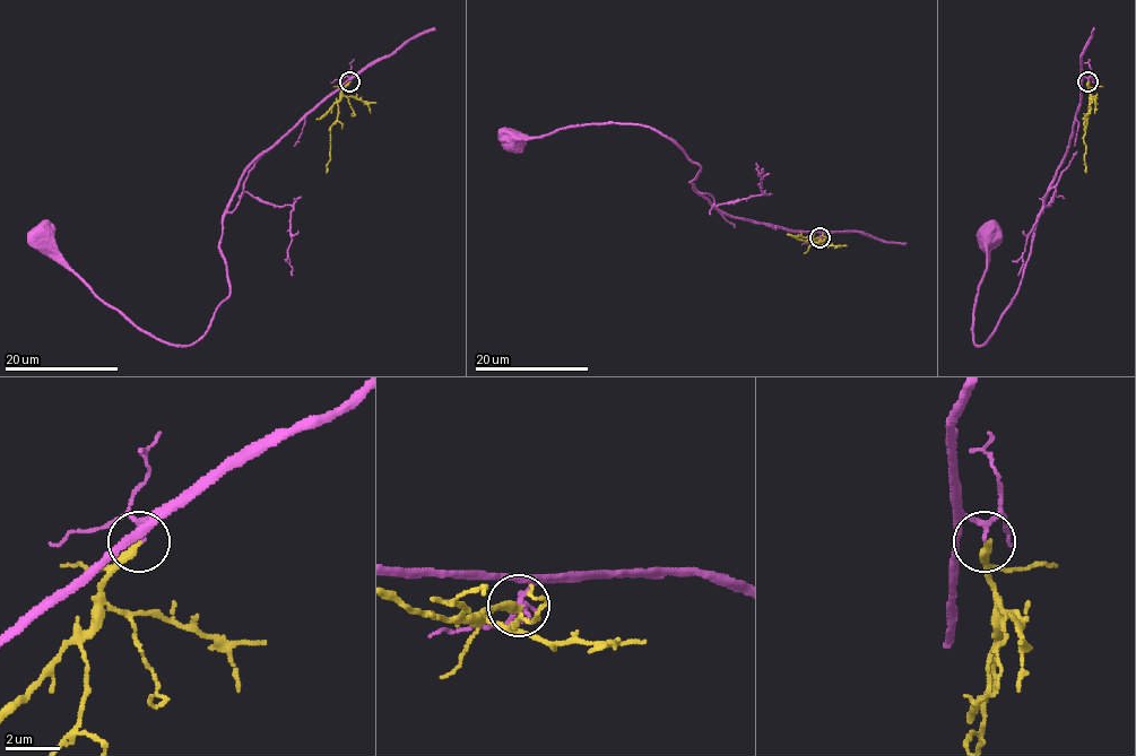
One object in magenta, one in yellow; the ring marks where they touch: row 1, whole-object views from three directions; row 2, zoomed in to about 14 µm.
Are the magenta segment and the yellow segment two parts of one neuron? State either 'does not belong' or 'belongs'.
does not belong

